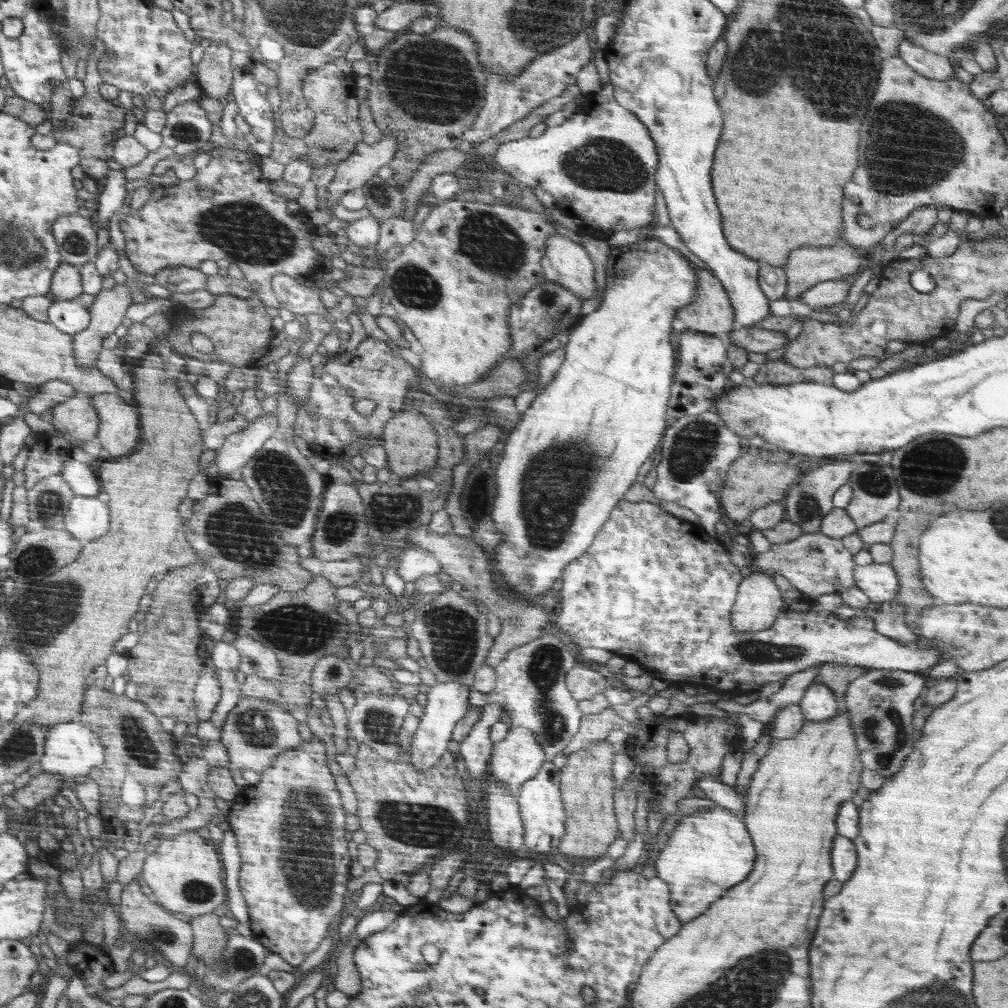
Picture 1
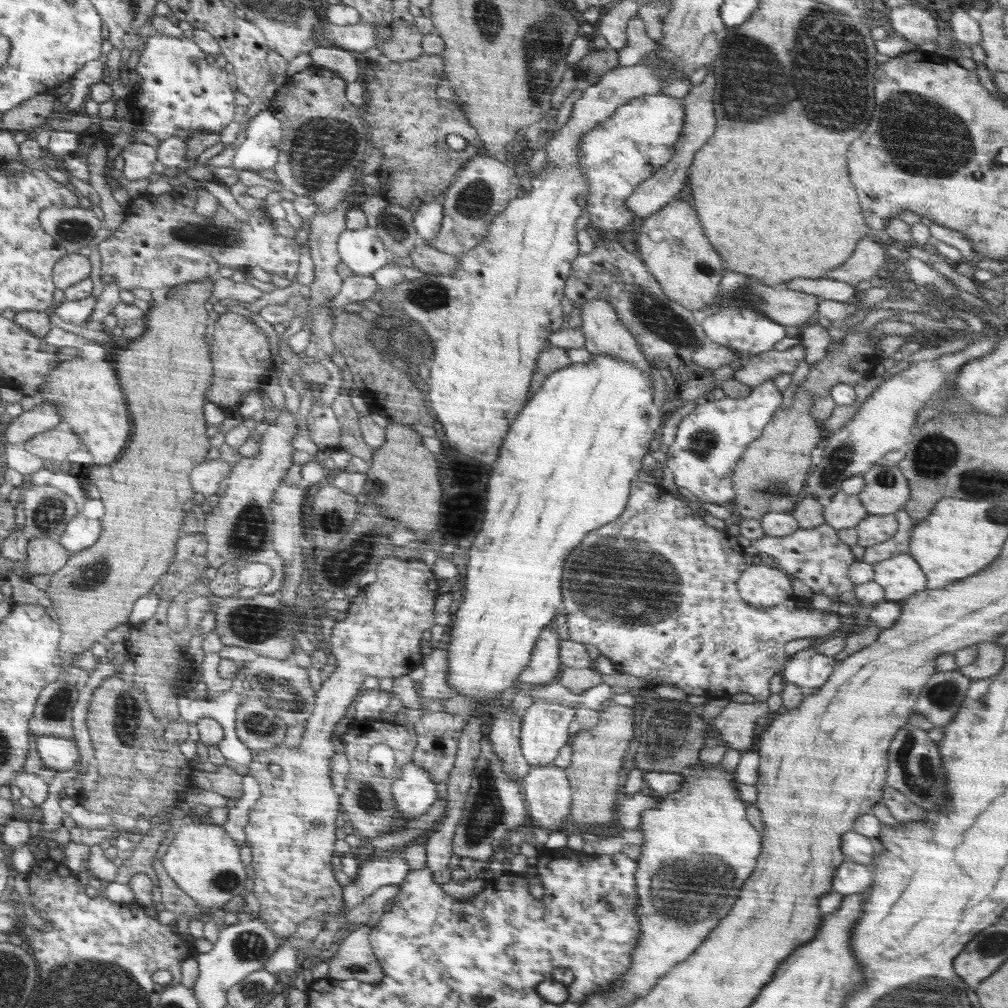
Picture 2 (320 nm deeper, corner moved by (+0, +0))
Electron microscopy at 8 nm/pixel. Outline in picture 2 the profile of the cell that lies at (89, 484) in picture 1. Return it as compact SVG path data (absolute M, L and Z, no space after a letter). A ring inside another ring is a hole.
M45 466L38 472L30 474L27 478L29 478L31 486L48 485L63 490L73 500L76 500L78 510L82 510L82 506L86 502L86 496L82 494L80 479L71 472L66 472L63 468L48 468L48 466Z

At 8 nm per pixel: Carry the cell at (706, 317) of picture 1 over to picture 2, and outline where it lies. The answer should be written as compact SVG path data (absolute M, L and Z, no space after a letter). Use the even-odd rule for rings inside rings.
M674 201L642 219L638 228L637 255L656 276L663 291L689 311L704 310L708 305L714 304L723 279L723 264L704 236L695 208L688 202Z

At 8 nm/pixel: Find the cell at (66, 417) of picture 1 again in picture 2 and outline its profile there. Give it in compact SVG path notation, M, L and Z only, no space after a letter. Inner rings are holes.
M60 422L54 428L33 436L21 447L44 459L44 466L63 468L67 455L82 447L82 442L68 423Z

